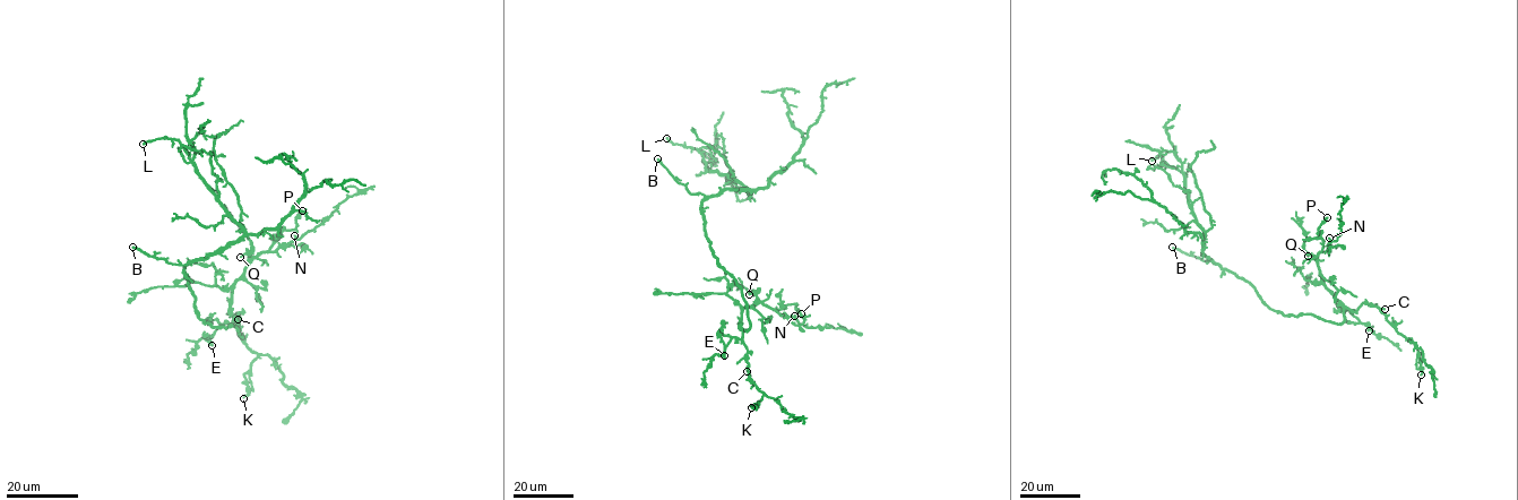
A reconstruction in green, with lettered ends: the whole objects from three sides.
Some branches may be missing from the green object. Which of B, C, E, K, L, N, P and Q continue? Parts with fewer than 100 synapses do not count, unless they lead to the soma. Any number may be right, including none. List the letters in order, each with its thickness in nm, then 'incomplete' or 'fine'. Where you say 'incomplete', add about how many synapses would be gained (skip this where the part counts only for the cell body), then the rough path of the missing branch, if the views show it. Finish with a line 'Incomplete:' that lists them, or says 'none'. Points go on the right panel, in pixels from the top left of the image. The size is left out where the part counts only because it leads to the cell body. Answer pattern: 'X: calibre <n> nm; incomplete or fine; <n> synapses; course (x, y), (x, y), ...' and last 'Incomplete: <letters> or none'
B: calibre 240 nm; incomplete; course (1172, 247), (1088, 187), (1052, 170), (1050, 148), (1066, 140), (1051, 134), (1042, 122), (1044, 114)
C: calibre 130 nm; fine
E: calibre 150 nm; fine
K: calibre 120 nm; fine
L: calibre 190 nm; fine
N: calibre 110 nm; fine
P: calibre 200 nm; fine
Q: calibre 110 nm; fine
Incomplete: B

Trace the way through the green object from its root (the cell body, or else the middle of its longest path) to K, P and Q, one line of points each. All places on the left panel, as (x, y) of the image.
K: (197, 310), (242, 337), (239, 312), (240, 338), (257, 354), (243, 398)
P: (197, 310), (203, 321), (234, 326), (242, 337), (231, 312), (232, 287), (281, 232), (295, 227), (302, 210)
Q: (197, 310), (203, 321), (234, 326), (242, 337), (231, 312), (231, 291), (251, 257), (240, 257)

